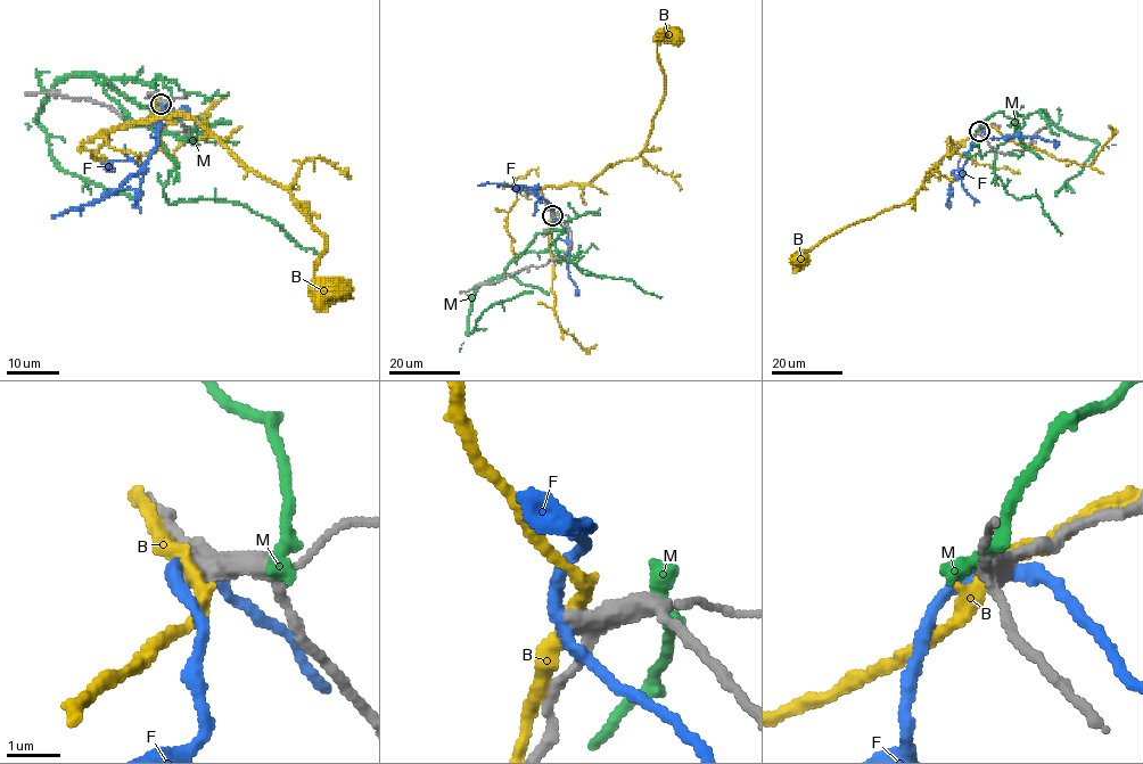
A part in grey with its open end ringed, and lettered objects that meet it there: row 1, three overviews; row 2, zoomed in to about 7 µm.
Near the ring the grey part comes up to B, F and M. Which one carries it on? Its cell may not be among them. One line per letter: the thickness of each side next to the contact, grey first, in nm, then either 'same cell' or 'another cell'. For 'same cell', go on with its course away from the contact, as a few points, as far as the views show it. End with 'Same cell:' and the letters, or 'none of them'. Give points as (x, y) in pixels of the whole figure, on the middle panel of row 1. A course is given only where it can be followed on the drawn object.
B: 360 nm thick on the grey side, 280 nm on the other; another cell
F: 320 nm thick on the grey side, 280 nm on the other; another cell
M: 280 nm thick on the grey side, 380 nm on the other; another cell
Same cell: none of them

